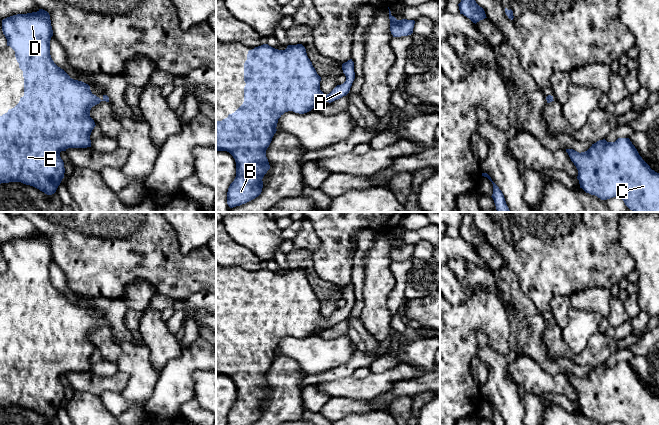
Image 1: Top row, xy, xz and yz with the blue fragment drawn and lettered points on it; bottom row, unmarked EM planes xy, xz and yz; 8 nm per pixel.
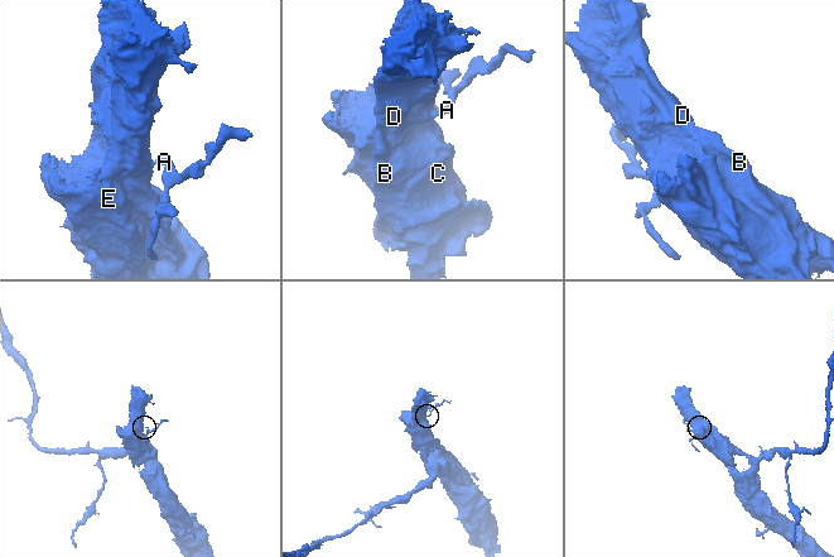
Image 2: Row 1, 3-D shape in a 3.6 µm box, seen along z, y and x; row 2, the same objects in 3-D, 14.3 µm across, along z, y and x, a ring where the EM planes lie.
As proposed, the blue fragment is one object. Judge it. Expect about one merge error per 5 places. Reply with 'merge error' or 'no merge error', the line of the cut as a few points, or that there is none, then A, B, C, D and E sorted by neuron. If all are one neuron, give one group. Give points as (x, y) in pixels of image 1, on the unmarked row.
no merge error; cut none; groups A B C D E

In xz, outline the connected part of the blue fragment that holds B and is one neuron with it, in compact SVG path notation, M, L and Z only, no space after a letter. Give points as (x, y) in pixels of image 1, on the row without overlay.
M263 268L248 275L244 287L244 326L234 337L216 346L216 375L229 376L236 386L236 401L228 412L227 425L251 425L261 418L262 403L270 393L266 374L277 355L278 343L285 336L304 338L316 329L346 320L355 303L352 283L342 288L342 294L346 305L325 319L320 314L321 301L302 268L288 269L285 274Z

